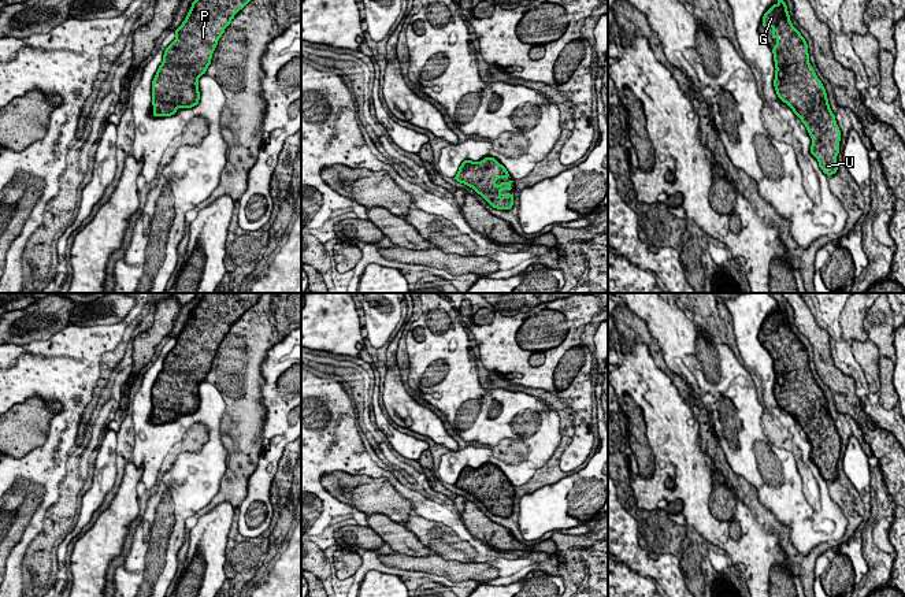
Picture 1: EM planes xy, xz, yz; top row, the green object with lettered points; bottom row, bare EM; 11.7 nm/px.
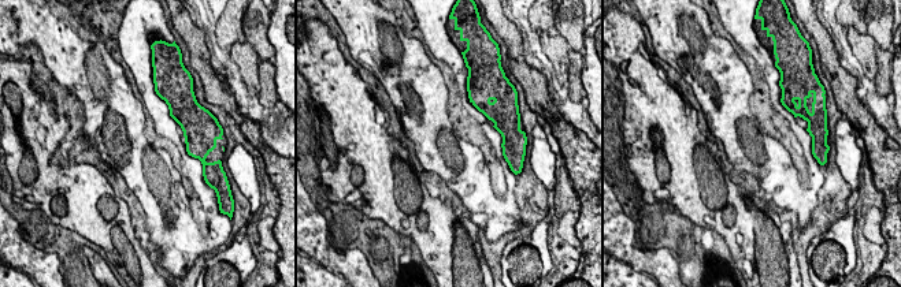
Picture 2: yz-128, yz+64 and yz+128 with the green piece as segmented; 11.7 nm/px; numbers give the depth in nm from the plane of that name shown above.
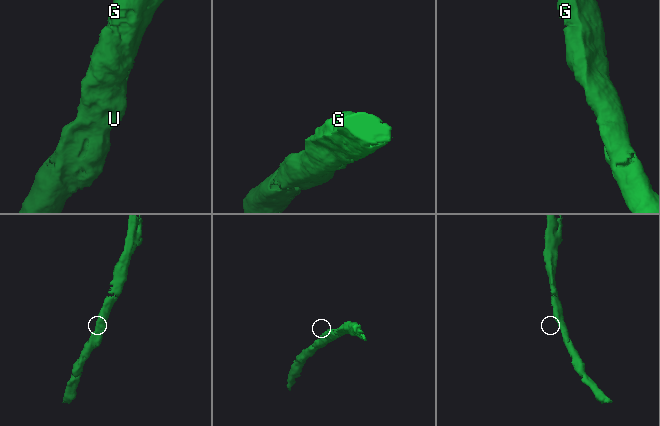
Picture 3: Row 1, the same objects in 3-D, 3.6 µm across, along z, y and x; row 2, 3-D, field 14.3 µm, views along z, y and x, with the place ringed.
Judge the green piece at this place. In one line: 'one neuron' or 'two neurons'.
one neuron

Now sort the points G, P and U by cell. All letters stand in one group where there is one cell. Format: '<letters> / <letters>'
G P U

